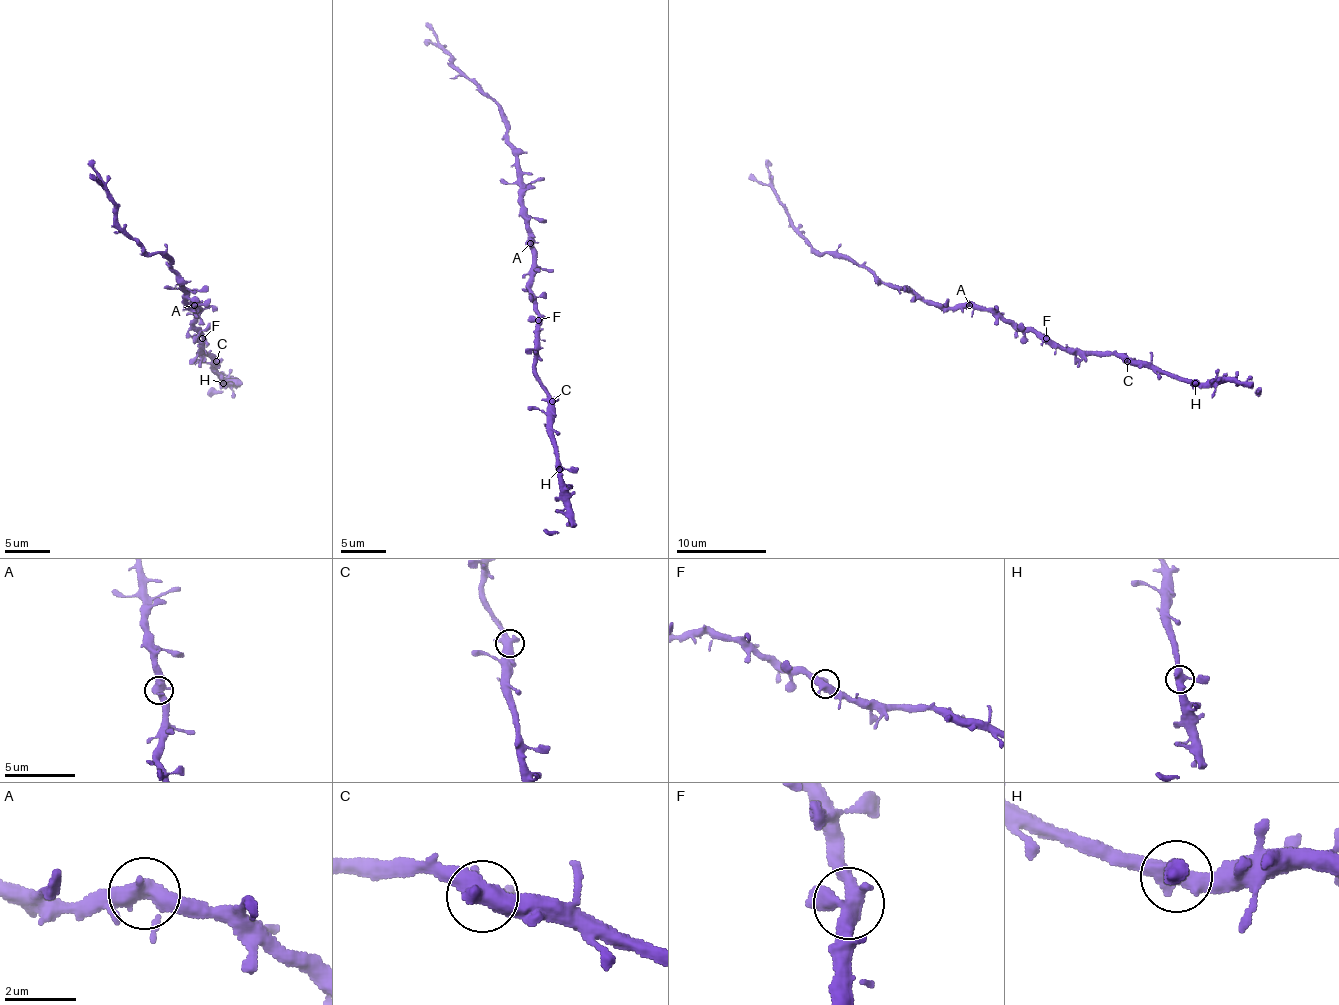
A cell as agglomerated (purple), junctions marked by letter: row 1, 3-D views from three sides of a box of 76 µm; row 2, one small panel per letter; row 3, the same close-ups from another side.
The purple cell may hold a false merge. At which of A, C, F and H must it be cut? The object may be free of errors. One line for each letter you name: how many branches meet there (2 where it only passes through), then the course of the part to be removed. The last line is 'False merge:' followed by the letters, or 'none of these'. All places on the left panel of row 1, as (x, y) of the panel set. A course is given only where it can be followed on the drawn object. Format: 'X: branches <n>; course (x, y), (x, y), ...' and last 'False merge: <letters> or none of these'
False merge: none of these

